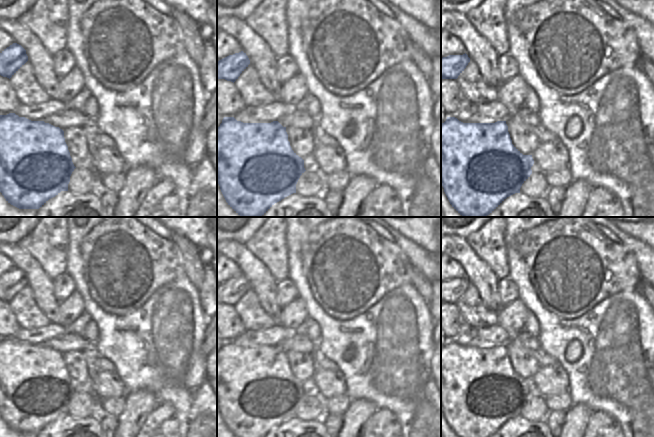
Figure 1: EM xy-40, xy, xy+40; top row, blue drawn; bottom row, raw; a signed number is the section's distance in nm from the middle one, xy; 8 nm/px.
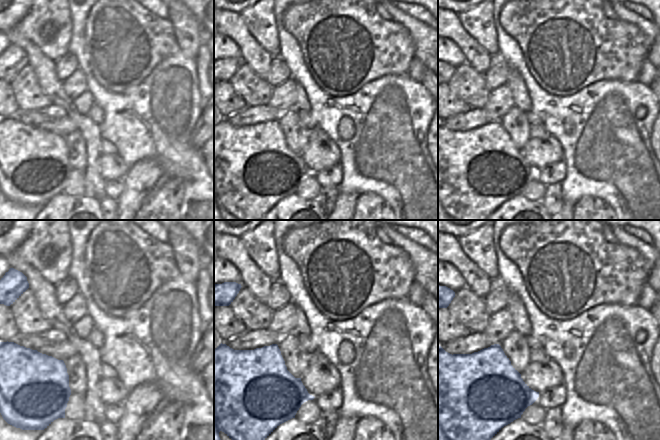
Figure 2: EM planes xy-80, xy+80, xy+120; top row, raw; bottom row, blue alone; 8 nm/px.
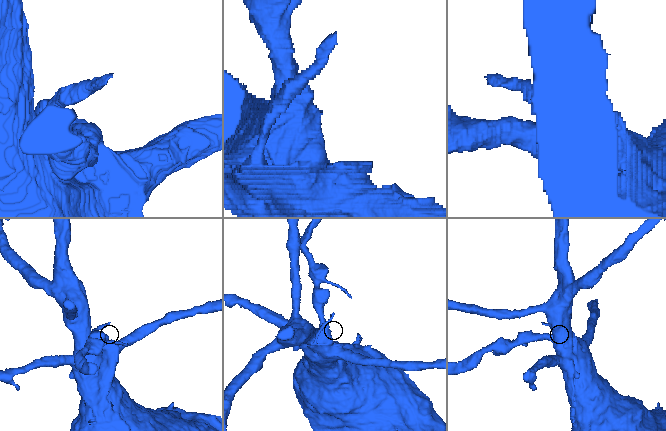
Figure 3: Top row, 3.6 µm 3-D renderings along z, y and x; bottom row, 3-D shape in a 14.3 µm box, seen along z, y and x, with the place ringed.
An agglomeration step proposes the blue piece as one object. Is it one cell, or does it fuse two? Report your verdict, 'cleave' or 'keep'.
cleave

